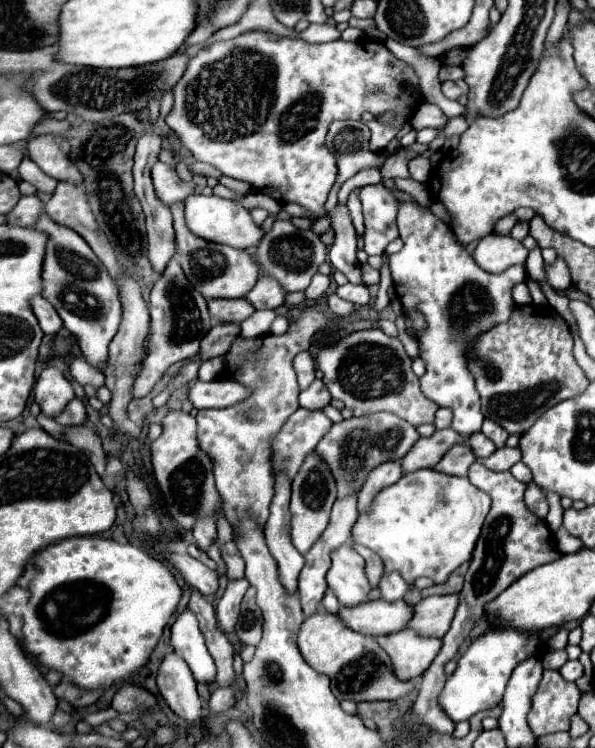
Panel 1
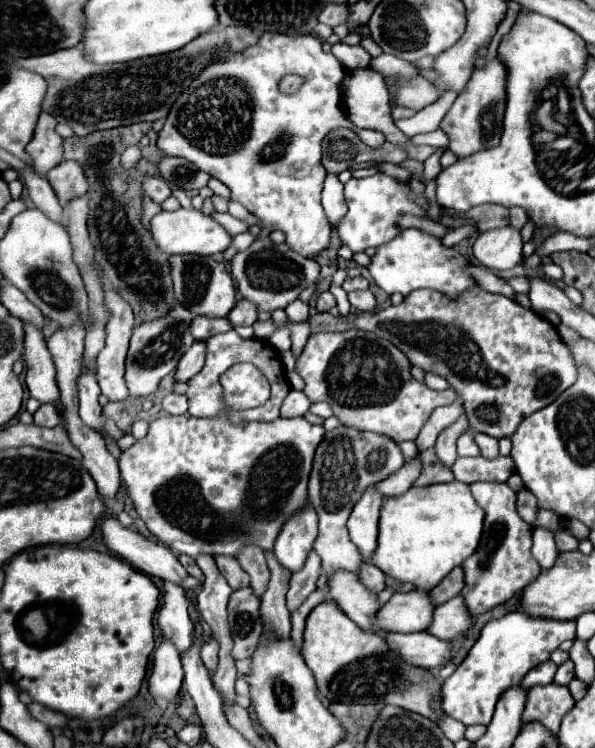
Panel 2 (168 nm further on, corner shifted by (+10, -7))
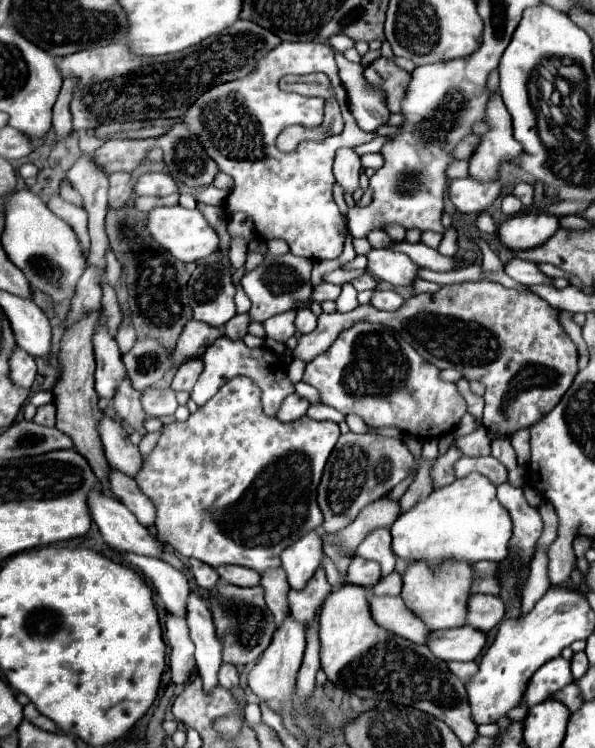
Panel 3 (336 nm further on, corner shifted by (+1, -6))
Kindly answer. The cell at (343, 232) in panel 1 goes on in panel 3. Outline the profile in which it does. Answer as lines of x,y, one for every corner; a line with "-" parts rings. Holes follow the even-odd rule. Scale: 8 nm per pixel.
352,148
338,150
334,160
334,178
344,194
354,194
358,190
360,168
360,156

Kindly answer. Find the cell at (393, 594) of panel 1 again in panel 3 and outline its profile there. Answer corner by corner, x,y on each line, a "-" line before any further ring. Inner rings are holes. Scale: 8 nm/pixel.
354,556
354,560
350,562
348,568
348,582
356,584
356,586
364,586
364,588
374,588
380,582
380,566
372,560
364,560
360,556

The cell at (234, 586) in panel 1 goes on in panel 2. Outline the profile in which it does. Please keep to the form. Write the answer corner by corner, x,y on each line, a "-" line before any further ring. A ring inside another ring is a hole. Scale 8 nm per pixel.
211,639
211,641
207,641
205,645
203,645
203,649
201,649
201,659
203,659
203,663
205,663
205,667
209,669
209,671
213,671
215,673
215,669
217,669
217,651
219,651
219,643
215,641
215,639

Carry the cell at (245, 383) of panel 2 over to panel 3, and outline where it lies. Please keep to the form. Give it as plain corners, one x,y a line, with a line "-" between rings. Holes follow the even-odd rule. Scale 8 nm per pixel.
242,376
232,378
218,390
218,394
206,406
202,406
202,408
198,408
198,412
190,414
190,418
186,422
166,424
162,428
162,436
160,436
158,444
154,446
154,450
148,456
142,456
142,470
138,470
138,474
134,476
138,488
156,506
158,540
164,544
170,544
178,554
188,556
188,558
198,558
214,568
220,564
240,564
240,566
248,566
256,572
264,572
266,568
280,566
280,552
322,524
322,512
316,502
316,488
320,484
324,464
340,436
340,428
336,422
318,422
318,420
310,420
306,415
291,423
281,423
276,417
268,418
262,412
260,396
261,390
258,390
258,386
254,386
254,382
250,382
250,378
242,378

